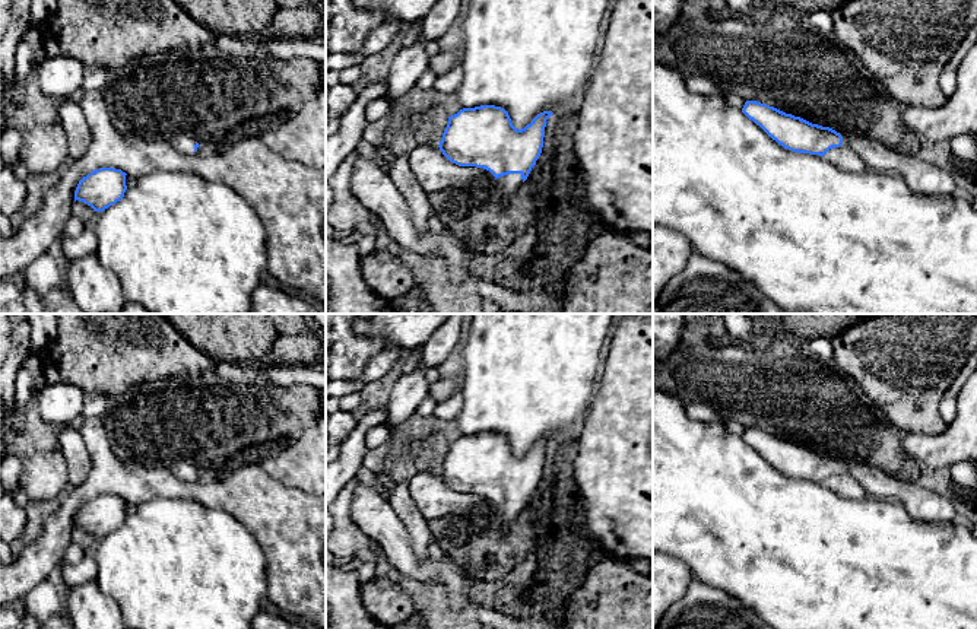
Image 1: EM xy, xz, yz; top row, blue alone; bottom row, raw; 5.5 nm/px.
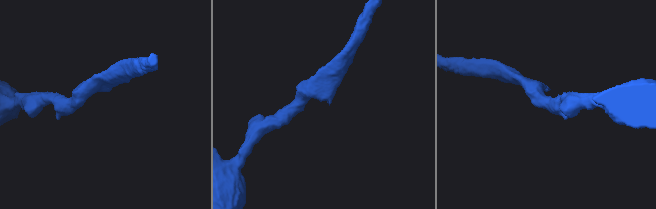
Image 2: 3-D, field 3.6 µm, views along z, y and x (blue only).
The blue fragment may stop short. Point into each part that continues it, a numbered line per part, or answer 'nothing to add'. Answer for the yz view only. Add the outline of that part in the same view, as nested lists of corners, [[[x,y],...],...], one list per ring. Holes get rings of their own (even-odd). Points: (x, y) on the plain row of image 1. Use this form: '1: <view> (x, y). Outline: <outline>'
1: yz (920, 504). Outline: [[[843,463],[843,471],[853,476],[876,499],[898,501],[907,512],[922,521],[954,521],[954,503],[938,493],[929,492],[917,483],[894,479],[884,471],[859,464]]]

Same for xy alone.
1: xy (181, 469). Outline: [[[178,460],[174,464],[171,464],[169,471],[172,476],[175,476],[177,479],[181,479],[184,482],[194,482],[194,471],[196,471],[196,466],[191,461],[187,460]]]

